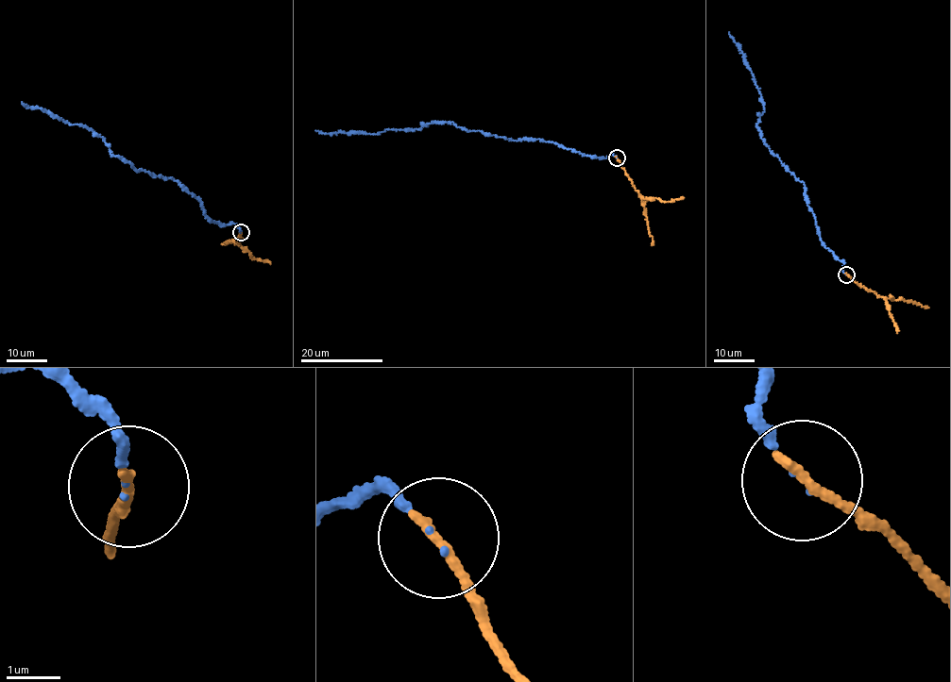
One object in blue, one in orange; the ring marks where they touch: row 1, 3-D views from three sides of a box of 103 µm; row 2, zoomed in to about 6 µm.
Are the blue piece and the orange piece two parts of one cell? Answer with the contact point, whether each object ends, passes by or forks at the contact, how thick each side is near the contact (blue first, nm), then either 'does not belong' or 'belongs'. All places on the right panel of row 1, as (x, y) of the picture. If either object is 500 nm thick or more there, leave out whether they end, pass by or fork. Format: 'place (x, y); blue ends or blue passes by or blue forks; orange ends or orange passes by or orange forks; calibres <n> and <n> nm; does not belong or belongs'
place (846, 274); blue ends; orange ends; calibres 110 and 200 nm; belongs

